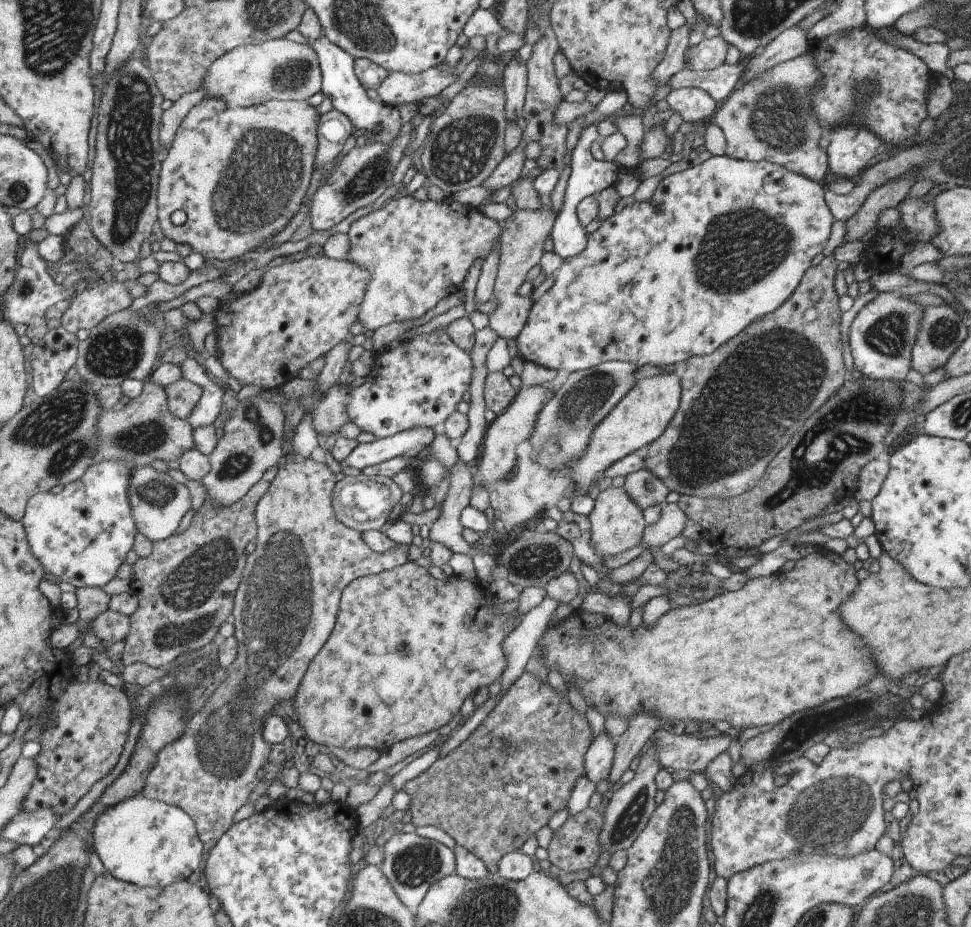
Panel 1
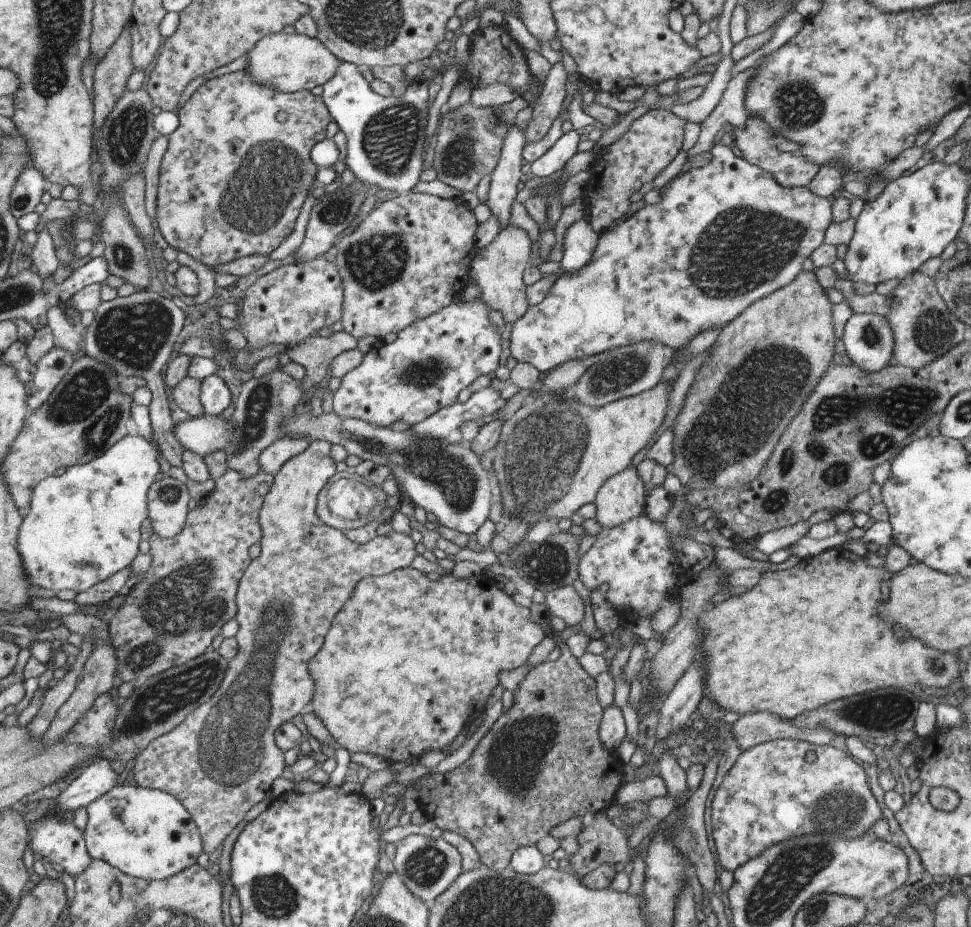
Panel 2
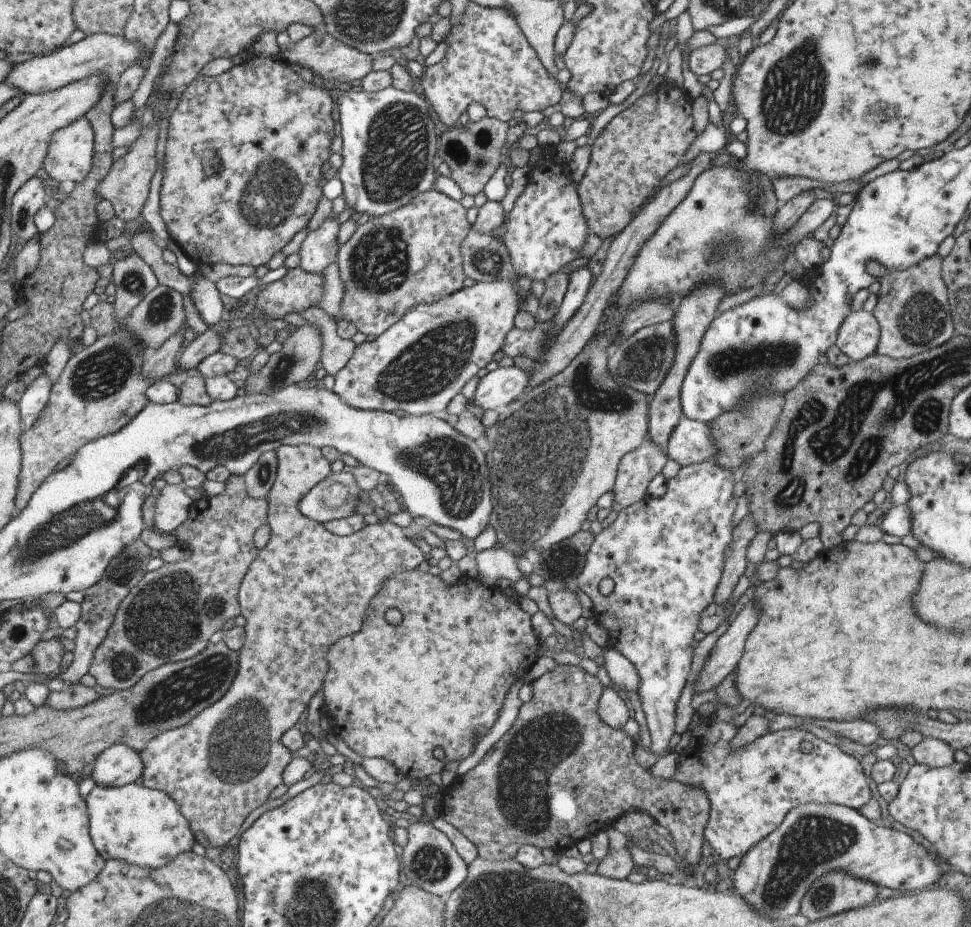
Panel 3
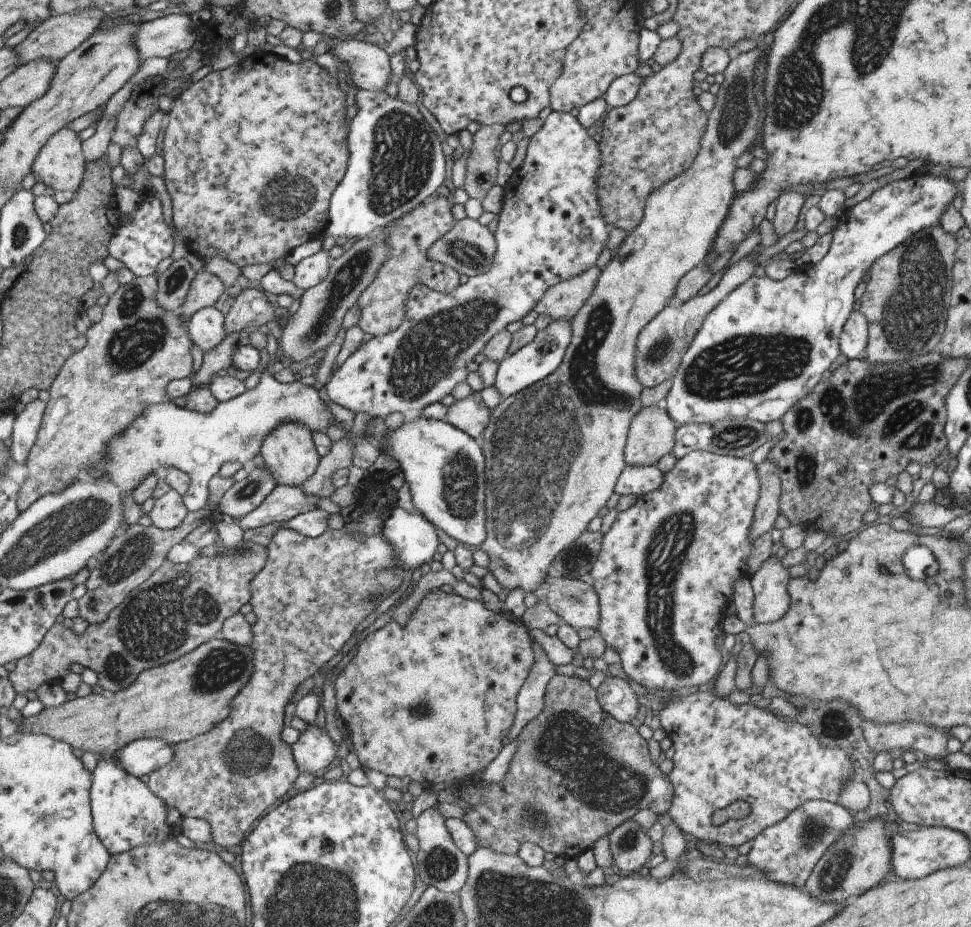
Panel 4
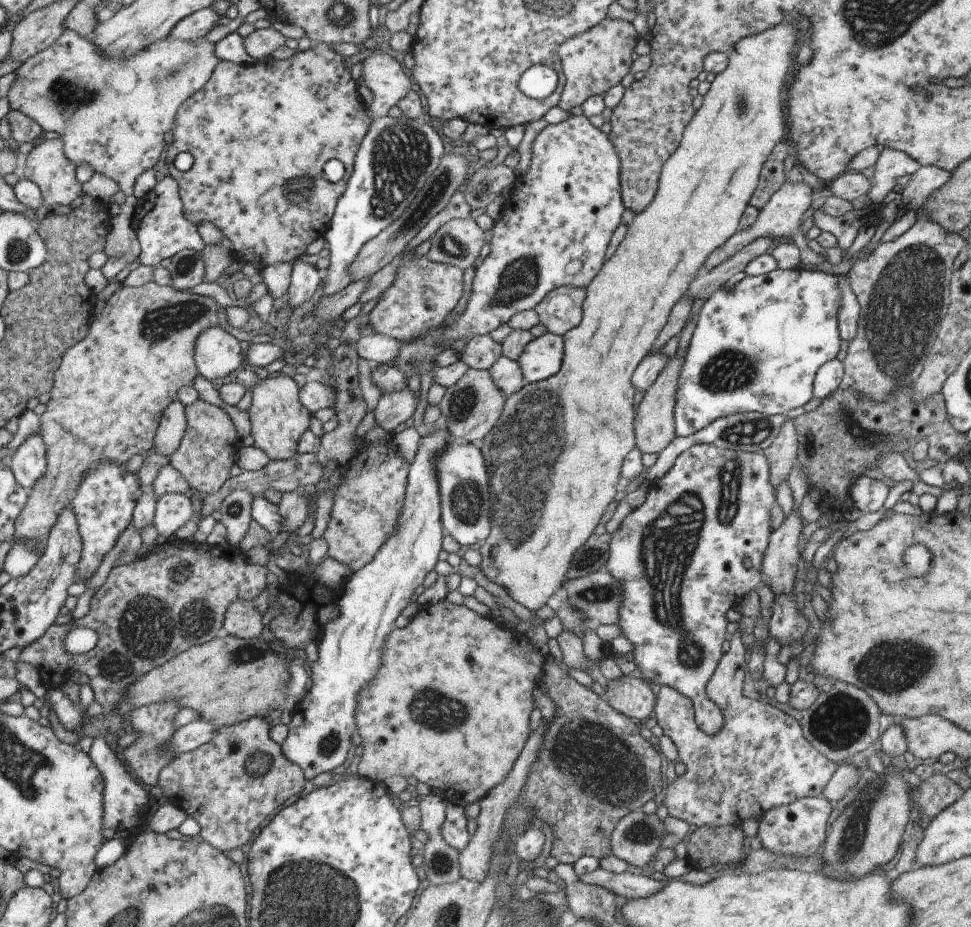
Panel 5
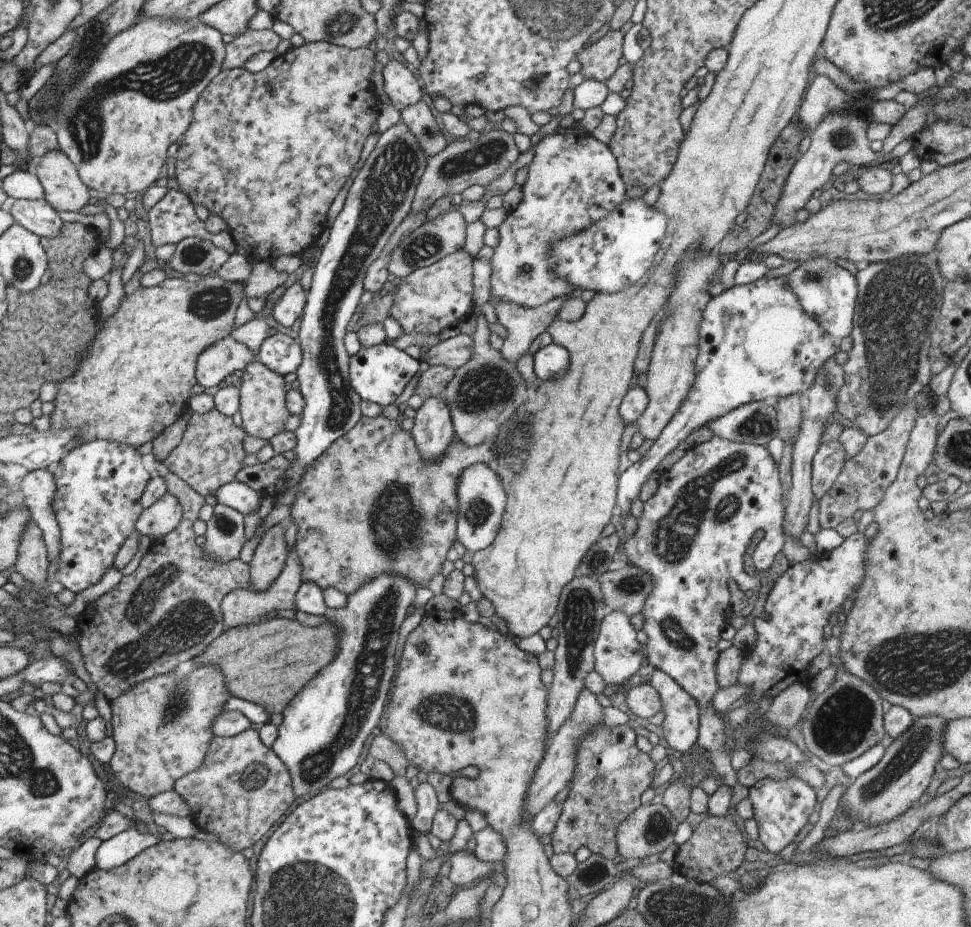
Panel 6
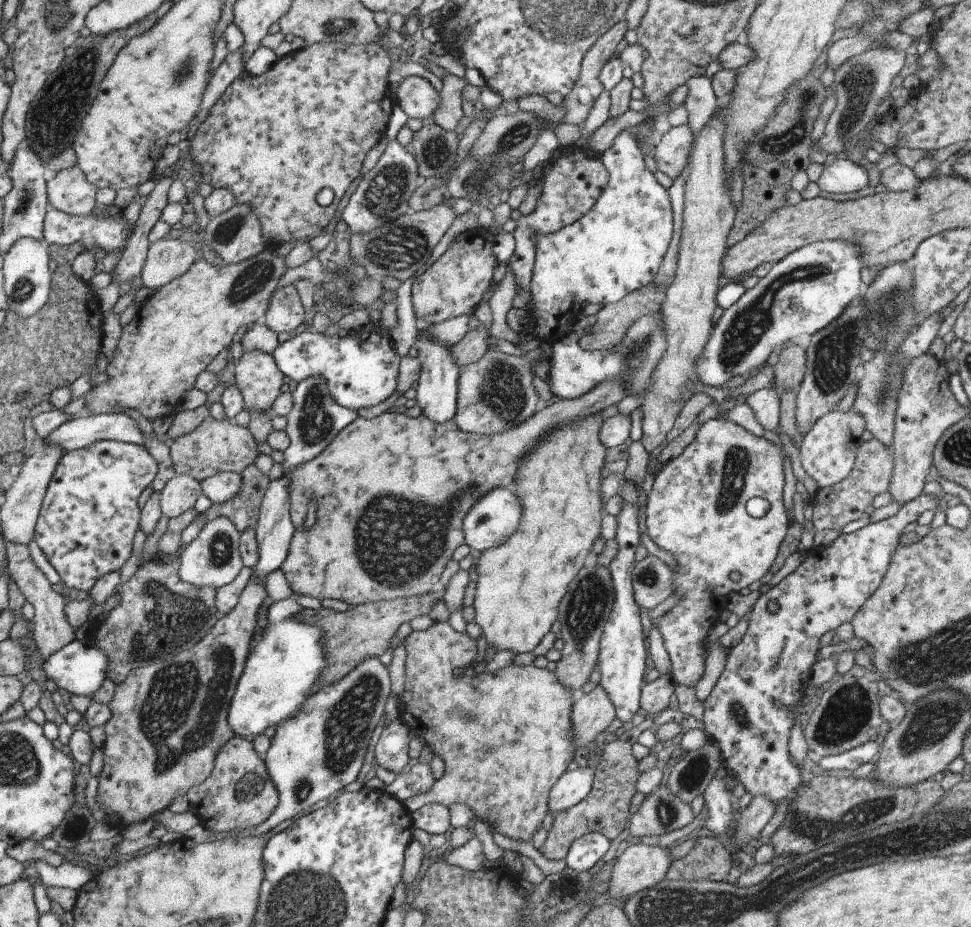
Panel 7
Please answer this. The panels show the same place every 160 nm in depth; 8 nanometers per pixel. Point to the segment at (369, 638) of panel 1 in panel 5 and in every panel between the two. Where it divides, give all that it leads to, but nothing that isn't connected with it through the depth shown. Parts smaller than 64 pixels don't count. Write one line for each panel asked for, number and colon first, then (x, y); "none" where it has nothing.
2: (408, 662)
3: (422, 693)
4: (432, 701)
5: (450, 706)

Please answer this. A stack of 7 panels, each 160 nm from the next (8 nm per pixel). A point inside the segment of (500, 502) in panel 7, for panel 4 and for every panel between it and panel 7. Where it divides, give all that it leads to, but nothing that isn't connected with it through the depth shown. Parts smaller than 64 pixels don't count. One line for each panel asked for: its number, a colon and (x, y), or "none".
4: (444, 469)
5: (465, 504)
6: (480, 500)

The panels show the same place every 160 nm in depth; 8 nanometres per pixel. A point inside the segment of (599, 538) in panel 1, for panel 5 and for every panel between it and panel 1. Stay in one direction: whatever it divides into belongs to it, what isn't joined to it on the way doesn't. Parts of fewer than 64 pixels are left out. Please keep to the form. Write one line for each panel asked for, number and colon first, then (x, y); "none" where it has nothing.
2: (621, 497)
3: (635, 469)
4: (650, 436)
5: (653, 429)

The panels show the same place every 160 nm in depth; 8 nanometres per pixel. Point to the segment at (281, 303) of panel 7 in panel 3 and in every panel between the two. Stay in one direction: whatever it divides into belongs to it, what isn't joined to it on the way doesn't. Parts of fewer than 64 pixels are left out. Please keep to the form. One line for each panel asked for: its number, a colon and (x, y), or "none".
3: (319, 248)
4: (308, 272)
5: (304, 279)
6: (289, 306)

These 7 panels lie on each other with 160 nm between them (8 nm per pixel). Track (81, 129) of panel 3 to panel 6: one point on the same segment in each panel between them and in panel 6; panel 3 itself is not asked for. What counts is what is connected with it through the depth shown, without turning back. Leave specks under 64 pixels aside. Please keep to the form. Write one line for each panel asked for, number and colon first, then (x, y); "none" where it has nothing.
4: (59, 165)
5: (47, 166)
6: (63, 189)

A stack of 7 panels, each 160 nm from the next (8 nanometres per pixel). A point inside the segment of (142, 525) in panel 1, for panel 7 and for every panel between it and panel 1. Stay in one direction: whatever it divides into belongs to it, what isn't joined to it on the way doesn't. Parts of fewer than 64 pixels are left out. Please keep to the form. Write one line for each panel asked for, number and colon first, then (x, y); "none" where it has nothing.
2: (167, 498)
3: (171, 507)
4: (167, 513)
5: (172, 510)
6: (161, 517)
7: (178, 494)

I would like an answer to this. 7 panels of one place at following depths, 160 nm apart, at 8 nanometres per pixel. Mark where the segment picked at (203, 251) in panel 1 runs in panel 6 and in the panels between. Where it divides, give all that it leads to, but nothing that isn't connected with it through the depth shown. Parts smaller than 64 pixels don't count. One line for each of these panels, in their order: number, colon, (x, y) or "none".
2: (210, 207)
3: (241, 174)
4: (286, 122)
5: (259, 135)
6: (273, 202)

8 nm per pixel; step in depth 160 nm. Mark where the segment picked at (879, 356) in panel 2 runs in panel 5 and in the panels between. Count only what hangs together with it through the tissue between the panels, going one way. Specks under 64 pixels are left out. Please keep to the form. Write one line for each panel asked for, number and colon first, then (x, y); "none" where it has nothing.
3: (857, 336)
4: (853, 337)
5: (847, 316)

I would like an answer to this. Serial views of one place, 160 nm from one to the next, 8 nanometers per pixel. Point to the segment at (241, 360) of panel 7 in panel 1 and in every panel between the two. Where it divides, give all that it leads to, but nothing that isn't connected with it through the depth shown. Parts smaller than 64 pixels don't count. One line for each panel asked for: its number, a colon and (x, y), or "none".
1: (285, 605)
2: (219, 762)
3: (307, 587)
4: (288, 452)
5: (276, 418)
6: (261, 404)

